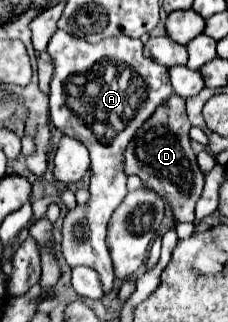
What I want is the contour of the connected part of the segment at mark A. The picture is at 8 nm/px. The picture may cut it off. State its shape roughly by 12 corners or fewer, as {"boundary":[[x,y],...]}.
{"boundary":[[56,30],[50,118],[92,158],[64,218],[70,266],[114,286],[106,224],[122,152],[172,94],[136,38]]}

